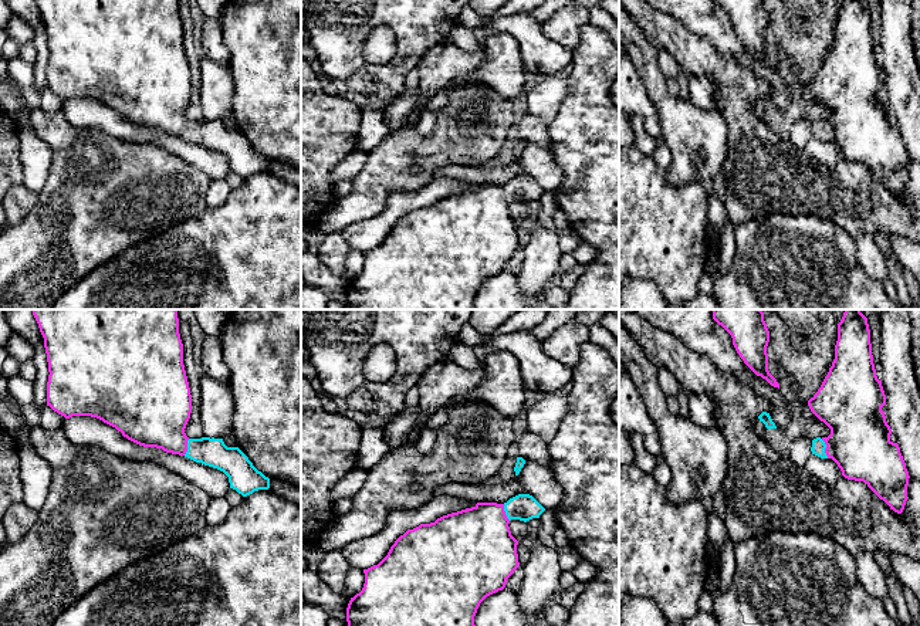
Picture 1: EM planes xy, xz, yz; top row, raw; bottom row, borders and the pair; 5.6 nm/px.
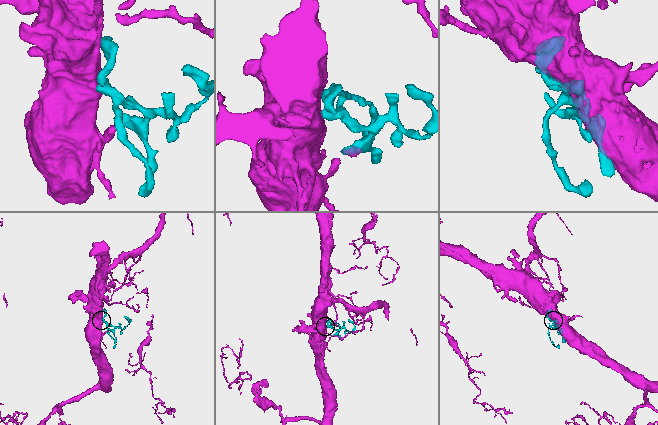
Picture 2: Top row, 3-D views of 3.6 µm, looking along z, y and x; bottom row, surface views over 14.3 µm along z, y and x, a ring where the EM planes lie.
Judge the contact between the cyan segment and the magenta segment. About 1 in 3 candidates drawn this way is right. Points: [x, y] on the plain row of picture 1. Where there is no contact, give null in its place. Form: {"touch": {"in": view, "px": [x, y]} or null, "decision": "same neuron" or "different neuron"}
{"touch": {"in": "yz", "px": [825, 129]}, "decision": "same neuron"}

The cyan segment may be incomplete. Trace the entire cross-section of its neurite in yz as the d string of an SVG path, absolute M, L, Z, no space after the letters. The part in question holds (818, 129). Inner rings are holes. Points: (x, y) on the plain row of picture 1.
M842 0L838 6L838 23L832 48L818 74L808 82L811 94L831 111L831 116L814 121L811 133L821 141L832 141L845 160L863 163L890 192L902 196L907 183L910 158L899 126L890 122L892 111L882 92L885 87L886 77L882 62L876 58L867 0Z

